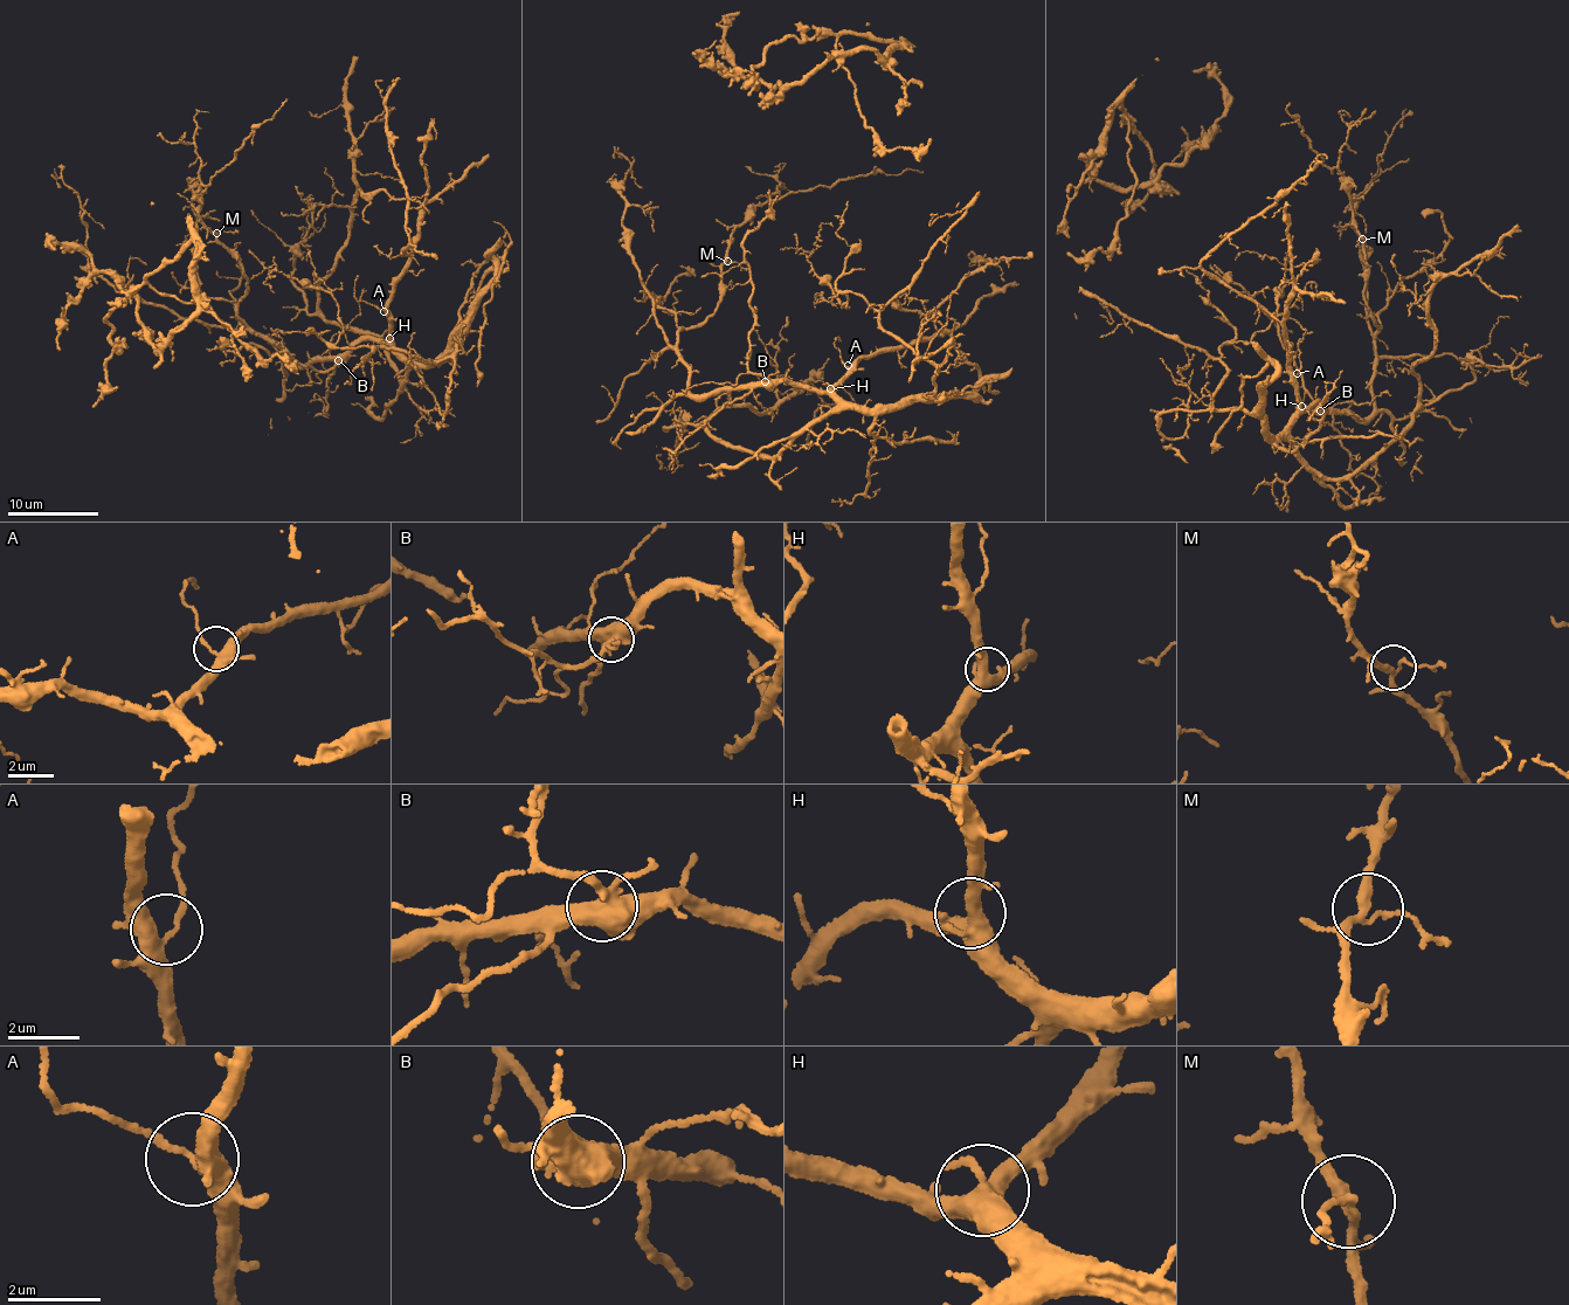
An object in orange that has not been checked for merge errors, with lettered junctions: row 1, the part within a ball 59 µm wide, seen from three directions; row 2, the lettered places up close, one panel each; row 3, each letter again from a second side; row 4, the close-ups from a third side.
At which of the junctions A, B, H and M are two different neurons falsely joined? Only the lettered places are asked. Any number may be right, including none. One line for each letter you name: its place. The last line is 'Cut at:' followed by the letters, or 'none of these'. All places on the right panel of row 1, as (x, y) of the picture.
Cut at: none of these

